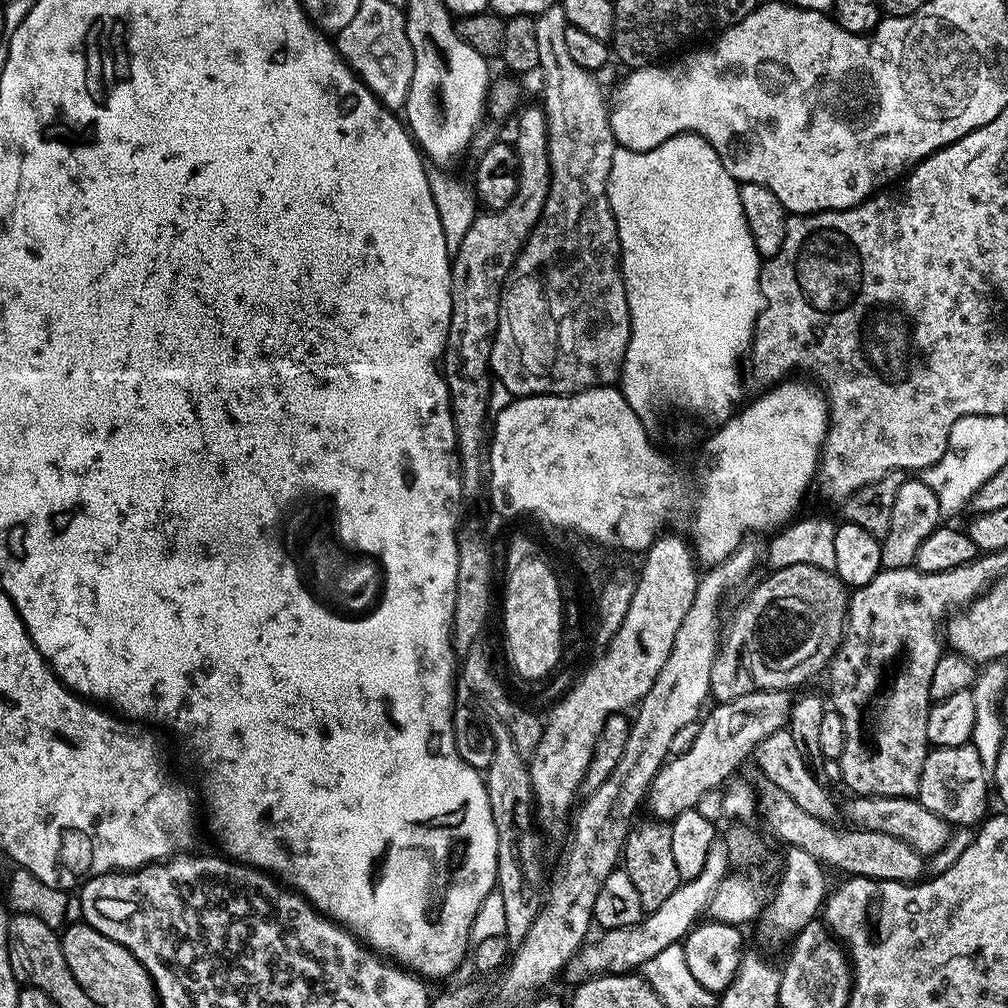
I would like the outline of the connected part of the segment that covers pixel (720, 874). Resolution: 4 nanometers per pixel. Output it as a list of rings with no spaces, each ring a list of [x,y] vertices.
[[[717,838],[710,846],[710,854],[706,854],[706,863],[702,866],[702,874],[698,874],[698,878],[680,883],[674,894],[670,894],[670,898],[666,898],[666,902],[658,906],[658,910],[647,913],[644,919],[634,926],[609,928],[601,931],[601,936],[596,941],[593,939],[586,942],[564,967],[563,979],[568,979],[569,985],[575,986],[591,980],[594,976],[632,974],[643,969],[644,964],[654,958],[654,954],[666,950],[666,946],[681,943],[696,927],[701,917],[707,913],[714,890],[718,890],[718,886],[729,872],[728,847],[724,845],[723,839]]]

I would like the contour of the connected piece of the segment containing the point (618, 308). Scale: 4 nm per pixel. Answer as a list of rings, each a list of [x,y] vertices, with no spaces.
[[[563,3],[542,10],[535,21],[538,58],[545,72],[542,107],[548,115],[550,194],[546,194],[546,206],[514,262],[500,296],[500,321],[490,368],[512,398],[569,396],[588,388],[615,385],[630,342],[630,310],[624,276],[620,273],[618,230],[608,201],[608,175],[618,147],[608,117],[610,100],[600,89],[597,77],[570,58],[566,47],[568,19]]]

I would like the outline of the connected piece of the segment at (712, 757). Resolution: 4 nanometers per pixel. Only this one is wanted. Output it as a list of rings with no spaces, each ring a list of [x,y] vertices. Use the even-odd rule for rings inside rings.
[[[759,691],[737,700],[717,703],[716,709],[703,717],[694,746],[690,746],[686,754],[672,756],[653,778],[646,797],[646,808],[656,815],[653,817],[660,822],[671,822],[678,814],[695,808],[698,798],[706,794],[706,790],[727,785],[743,766],[744,759],[747,756],[749,759],[756,747],[770,738],[770,734],[781,731],[787,725],[792,701],[793,697],[788,692]]]

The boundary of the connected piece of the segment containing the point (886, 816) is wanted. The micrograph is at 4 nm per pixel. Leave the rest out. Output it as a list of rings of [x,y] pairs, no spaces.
[[[857,796],[851,797],[842,814],[853,823],[853,827],[861,831],[888,834],[906,842],[912,849],[925,858],[939,853],[948,844],[952,833],[951,825],[938,818],[933,811],[926,810],[919,799],[907,796]]]

